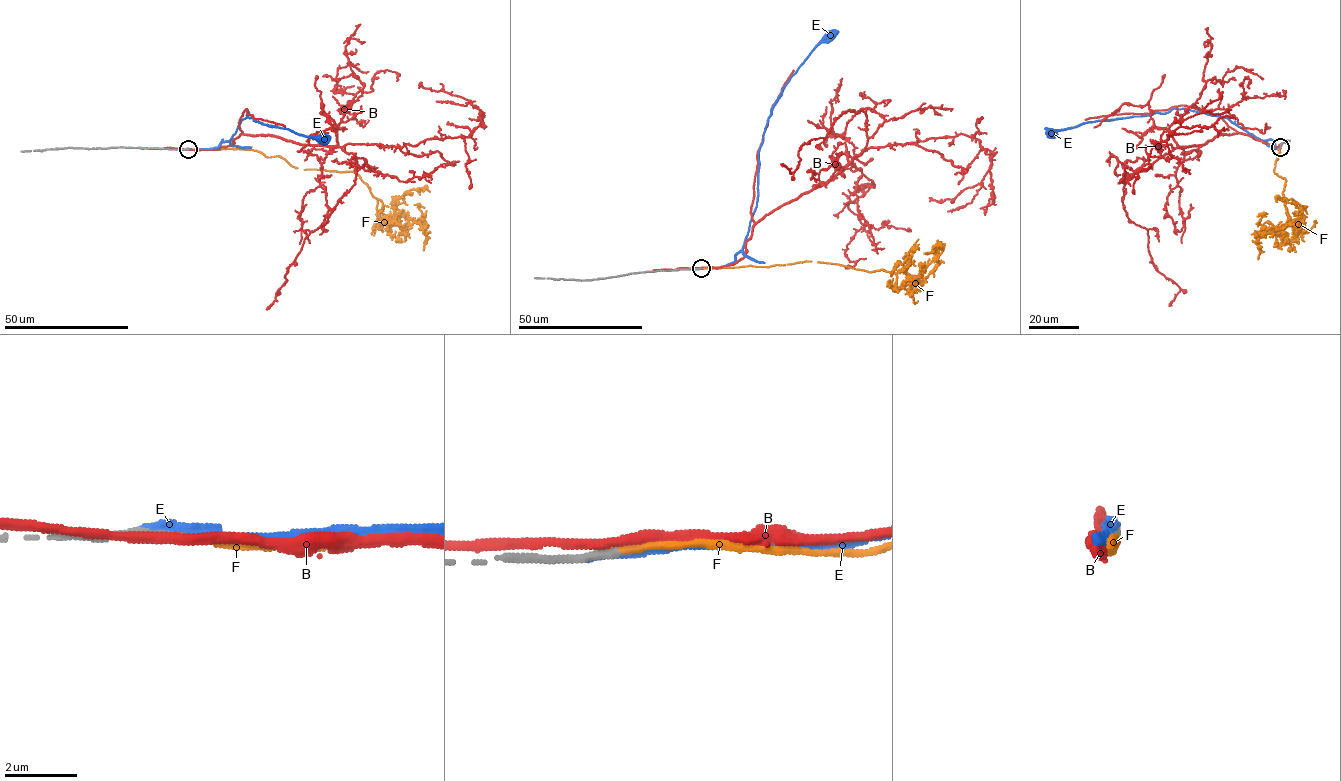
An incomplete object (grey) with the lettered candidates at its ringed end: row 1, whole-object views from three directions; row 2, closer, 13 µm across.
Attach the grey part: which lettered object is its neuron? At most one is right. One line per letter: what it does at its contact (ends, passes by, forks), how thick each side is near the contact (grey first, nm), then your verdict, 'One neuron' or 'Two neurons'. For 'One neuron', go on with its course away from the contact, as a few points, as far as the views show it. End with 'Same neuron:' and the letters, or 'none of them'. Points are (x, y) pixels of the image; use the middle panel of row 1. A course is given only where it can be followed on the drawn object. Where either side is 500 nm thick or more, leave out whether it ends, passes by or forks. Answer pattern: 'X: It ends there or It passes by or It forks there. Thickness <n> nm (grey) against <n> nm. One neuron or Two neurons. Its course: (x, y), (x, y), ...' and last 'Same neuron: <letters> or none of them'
B: It passes by. Thickness 280 nm (grey) against 280 nm. Two neurons
E: It ends there. Thickness 280 nm (grey) against 280 nm. Two neurons
F: It ends there. Thickness 220 nm (grey) against 200 nm. One neuron. Its course: (701, 268), (836, 263), (896, 273), (896, 289), (932, 260), (938, 246)
Same neuron: F

